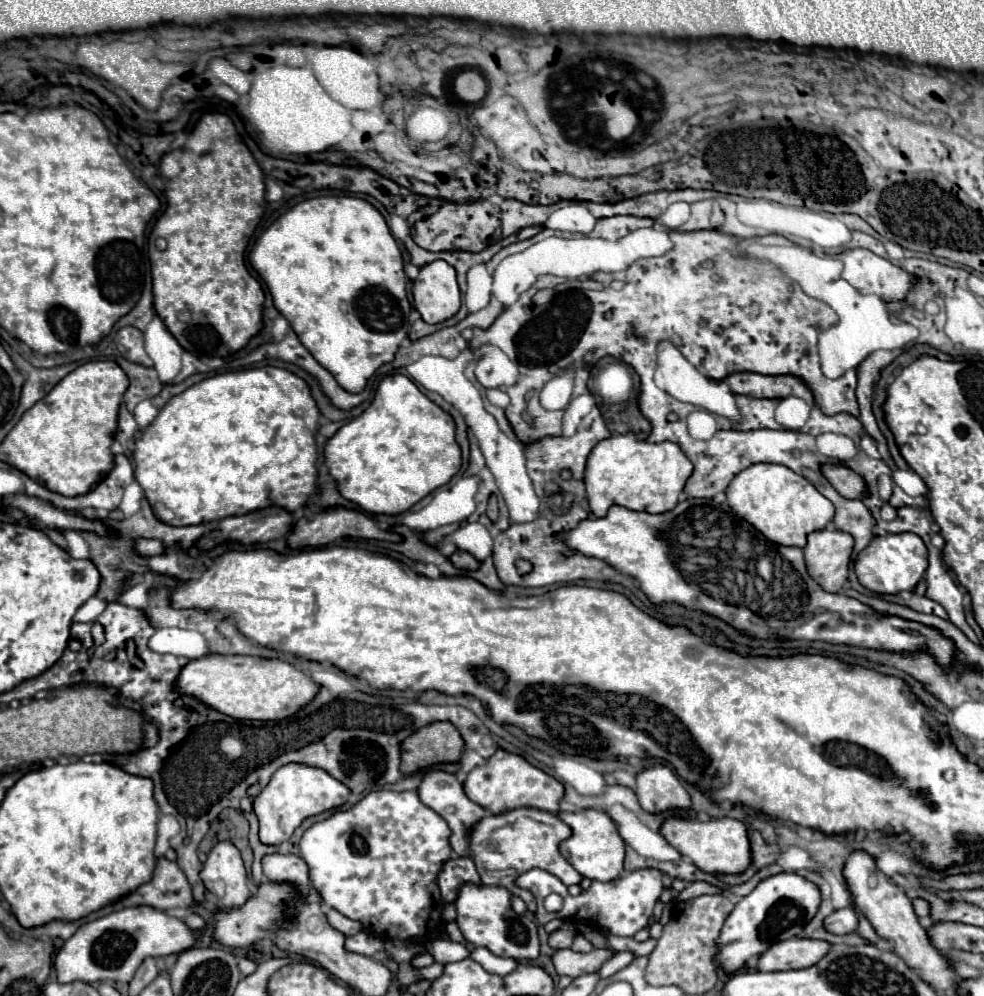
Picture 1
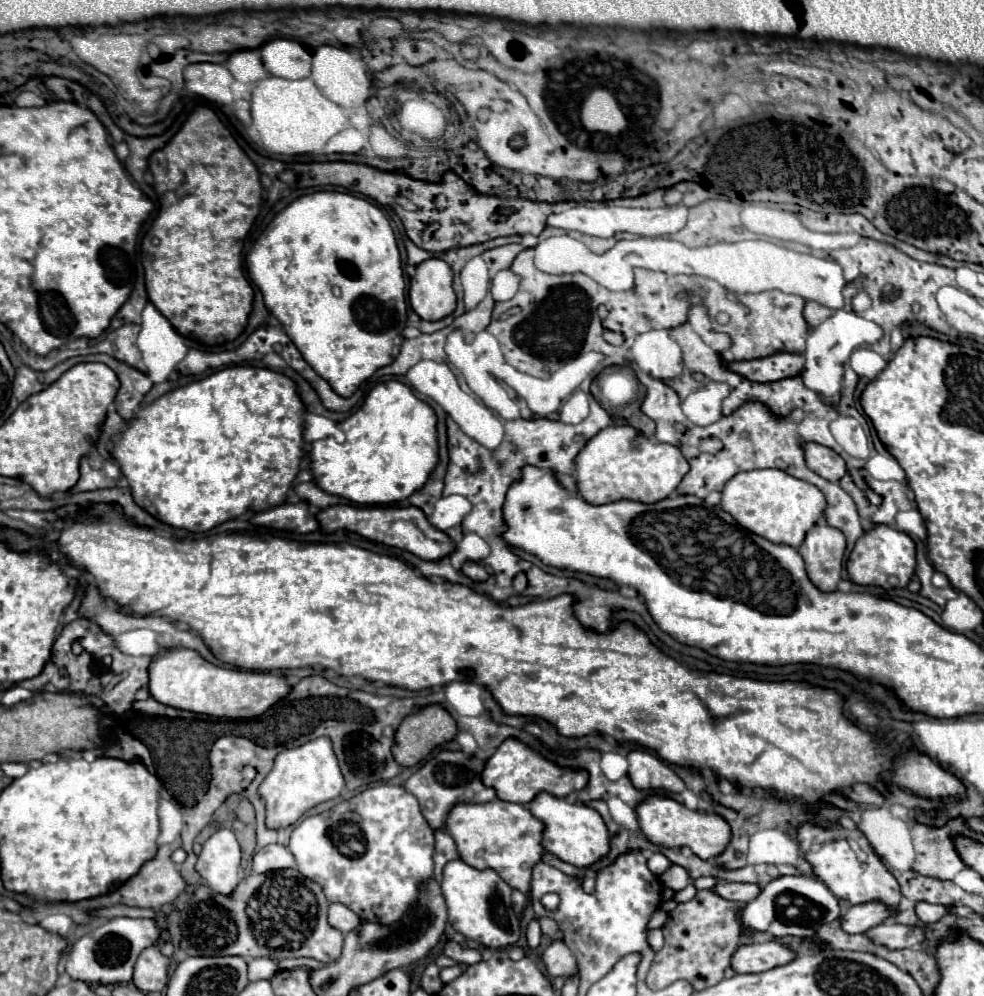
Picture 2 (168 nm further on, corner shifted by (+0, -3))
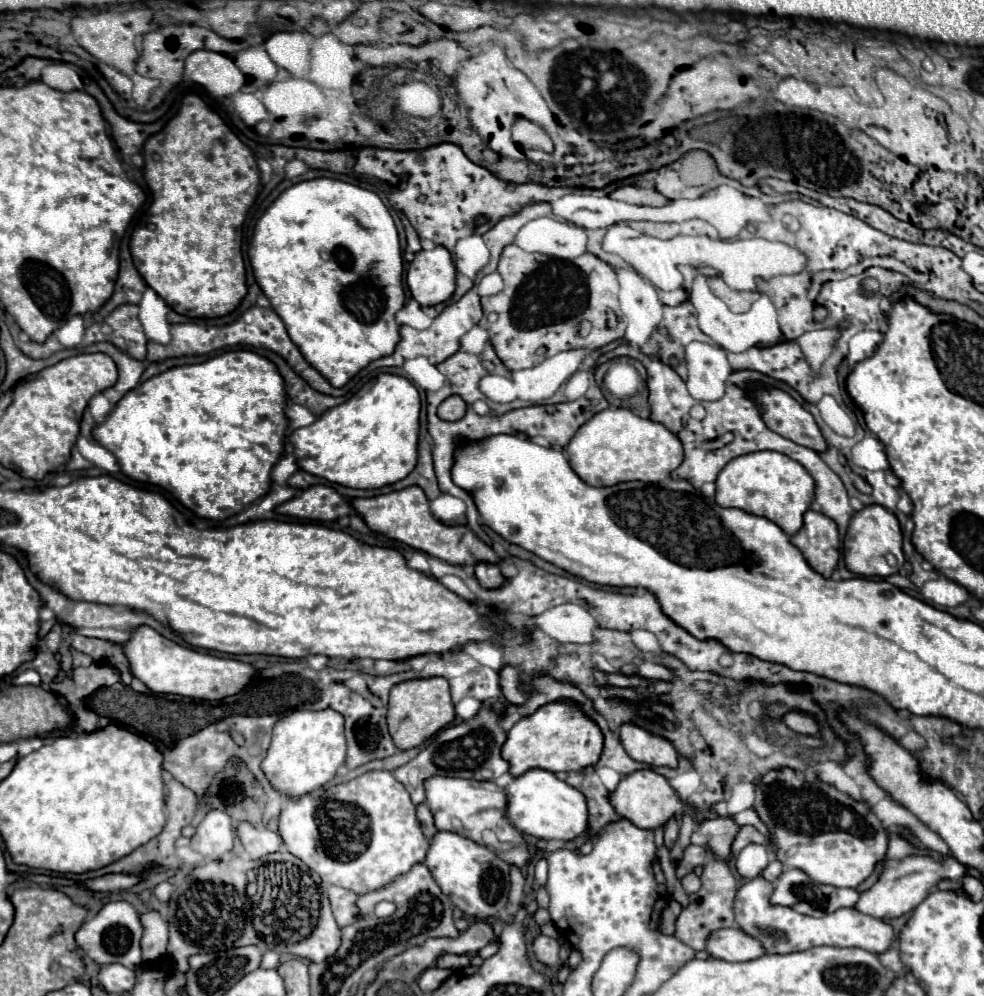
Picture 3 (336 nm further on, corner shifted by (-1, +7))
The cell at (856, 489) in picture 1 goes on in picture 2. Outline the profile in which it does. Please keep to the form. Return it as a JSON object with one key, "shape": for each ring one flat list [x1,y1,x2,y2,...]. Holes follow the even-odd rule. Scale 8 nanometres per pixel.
{"shape":[[805,444,805,460,813,472,829,482,839,482,847,474,845,460,821,444]]}

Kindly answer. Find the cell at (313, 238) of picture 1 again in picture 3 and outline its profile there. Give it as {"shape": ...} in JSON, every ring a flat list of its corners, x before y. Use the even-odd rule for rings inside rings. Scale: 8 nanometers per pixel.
{"shape":[[314,178,286,188,260,216,248,250,260,290,284,320,304,358,334,388,342,388,372,360,390,356,400,342,394,314,404,304,402,254,394,220,378,194,336,178]]}

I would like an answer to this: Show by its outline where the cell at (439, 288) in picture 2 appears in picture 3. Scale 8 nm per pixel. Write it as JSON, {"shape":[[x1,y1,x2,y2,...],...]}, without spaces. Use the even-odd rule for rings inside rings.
{"shape":[[444,246,420,250,408,266,408,288,420,306,446,302,456,290,456,268]]}

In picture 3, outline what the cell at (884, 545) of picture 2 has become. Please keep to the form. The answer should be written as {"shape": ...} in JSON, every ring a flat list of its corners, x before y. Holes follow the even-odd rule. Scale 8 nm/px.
{"shape":[[870,504,870,506,864,506,862,510,854,512,854,516,850,518,850,524,848,524,848,532,846,532,846,538,844,538,842,552,844,552,846,568,850,572,858,574,858,576,864,576,864,578,882,576,882,578,886,578,886,576,894,574,896,568,892,568,886,562,886,554,894,554,896,560,898,560,898,566,904,564,902,532,900,532,896,516,890,510,886,510,884,506,878,506,878,504]]}

